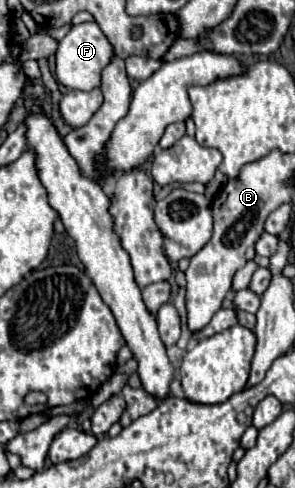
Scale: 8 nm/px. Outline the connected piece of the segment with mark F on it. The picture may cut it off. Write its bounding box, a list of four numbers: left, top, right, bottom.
[56,23,114,91]

